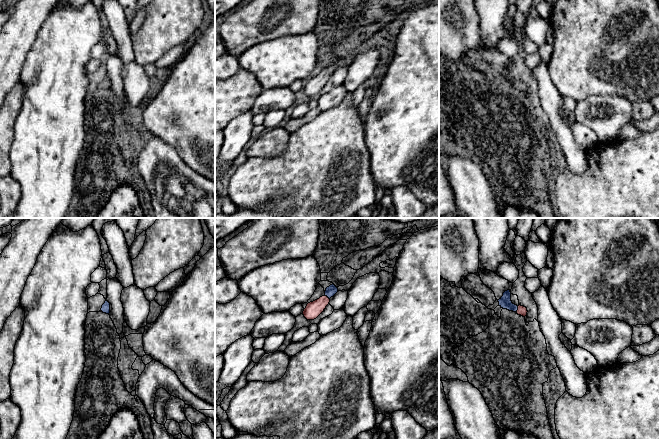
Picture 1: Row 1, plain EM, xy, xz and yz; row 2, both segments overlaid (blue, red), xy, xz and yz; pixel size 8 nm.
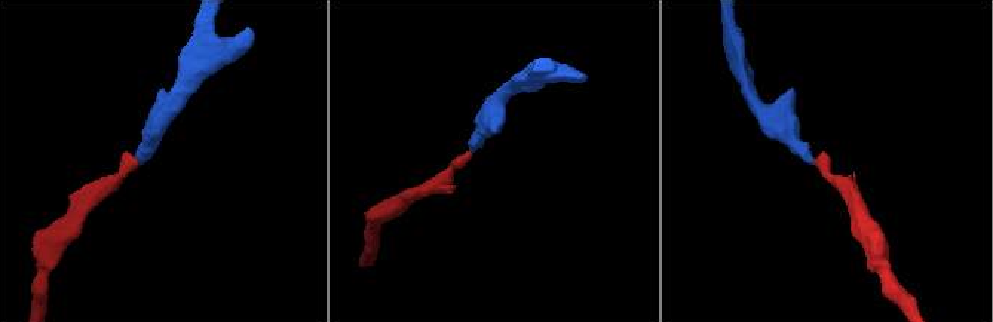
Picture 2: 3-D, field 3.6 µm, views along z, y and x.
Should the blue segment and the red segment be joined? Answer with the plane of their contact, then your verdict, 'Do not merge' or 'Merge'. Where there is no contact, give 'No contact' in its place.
Touches blue in yz. Merge

